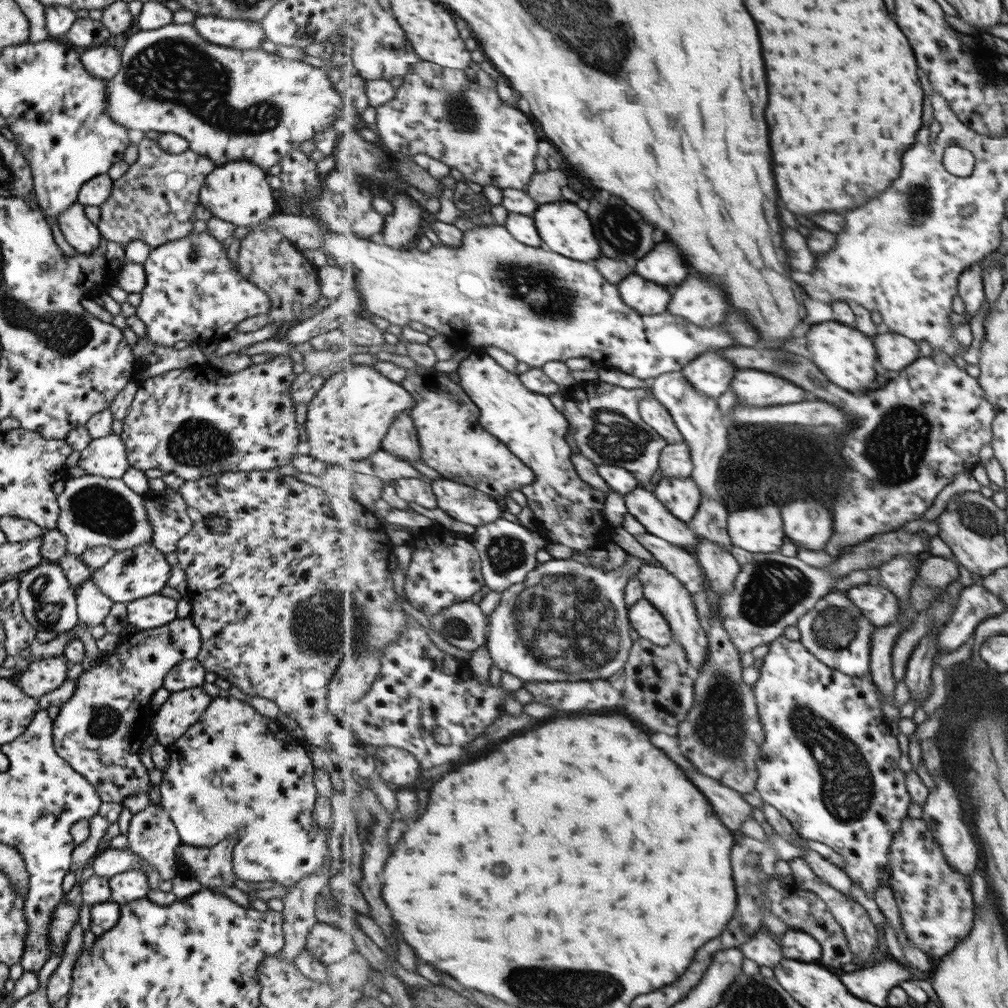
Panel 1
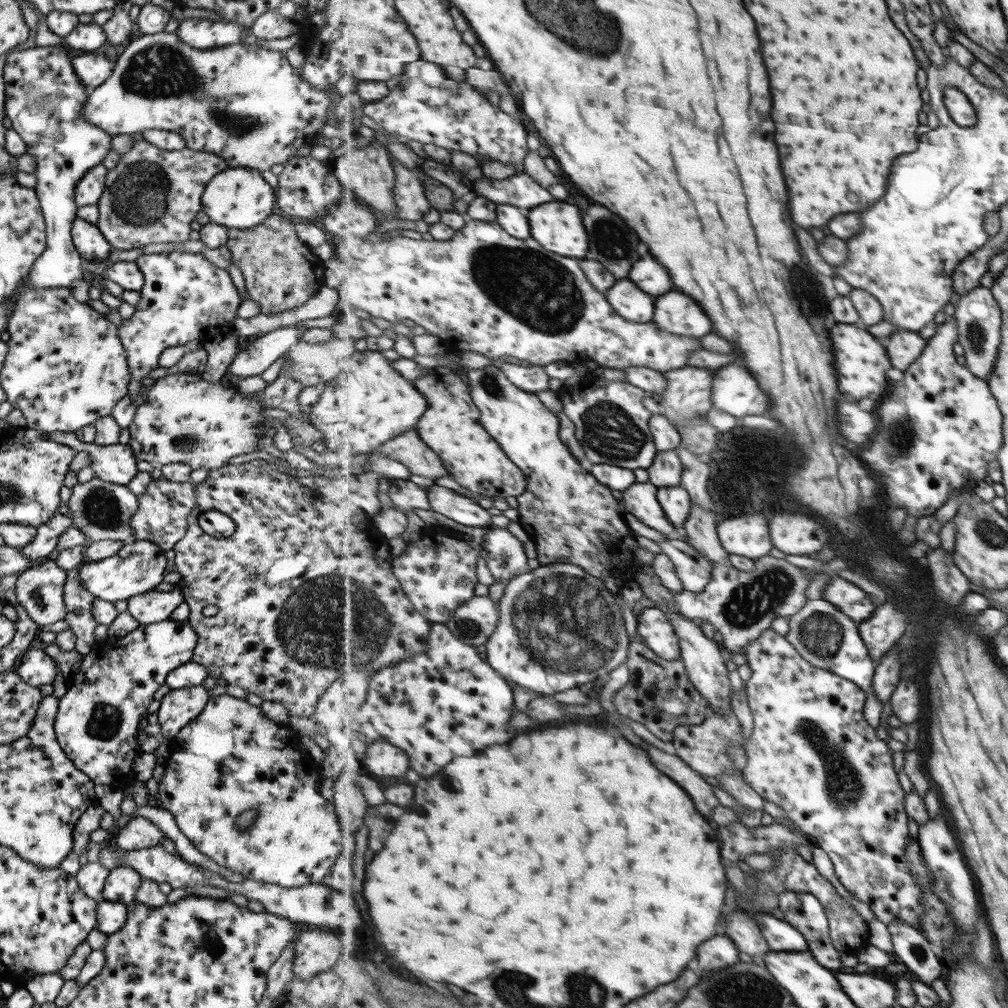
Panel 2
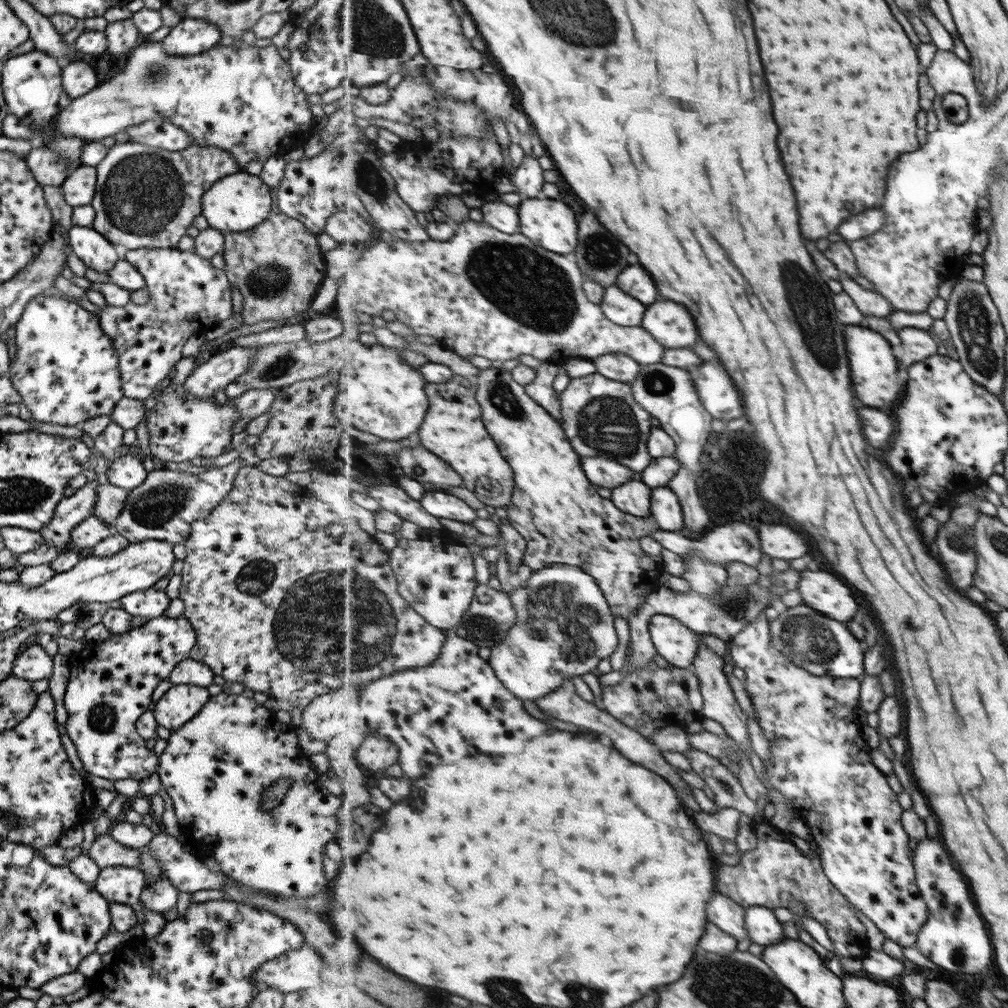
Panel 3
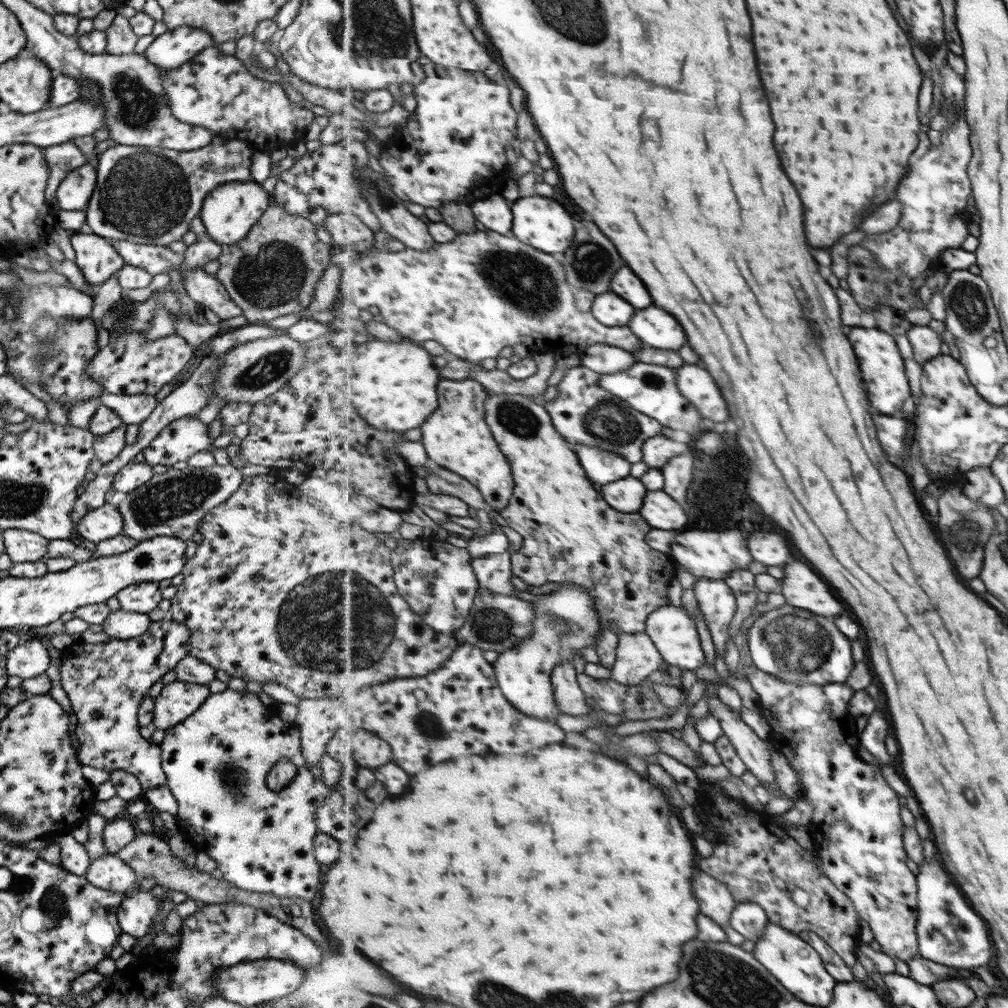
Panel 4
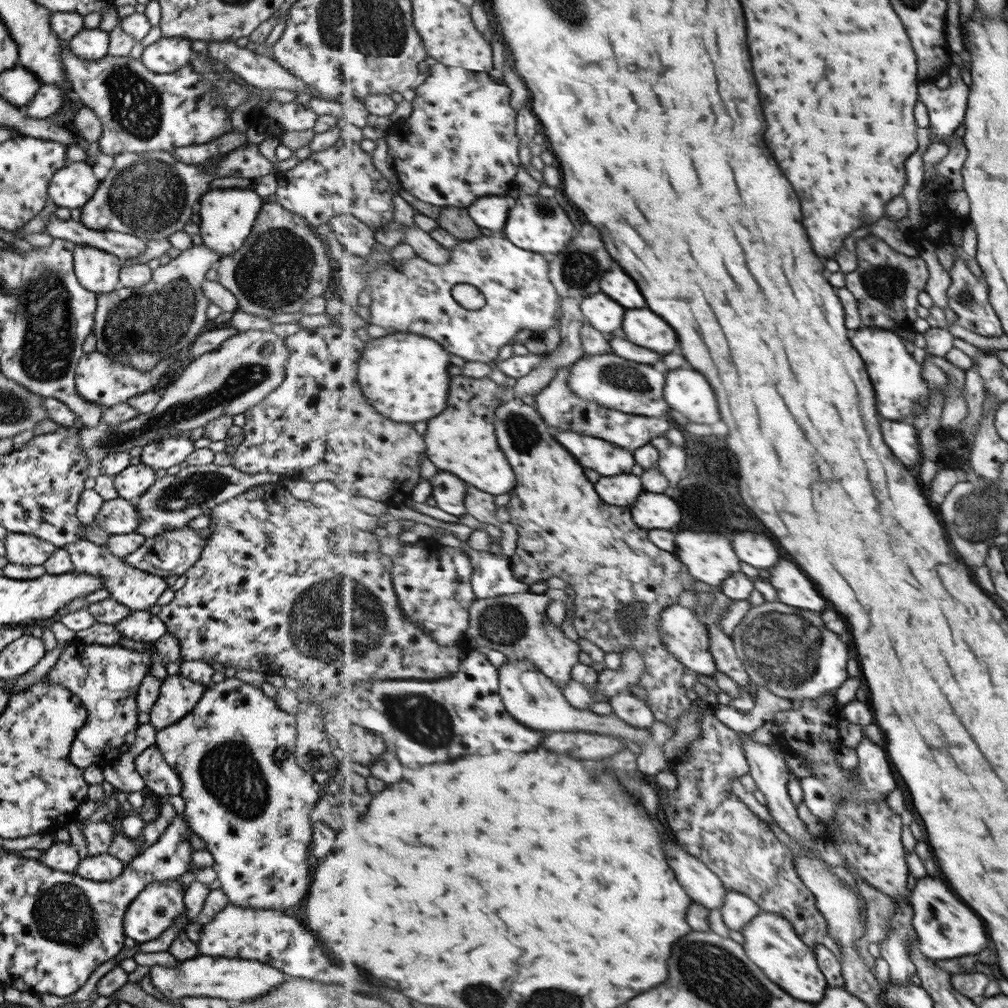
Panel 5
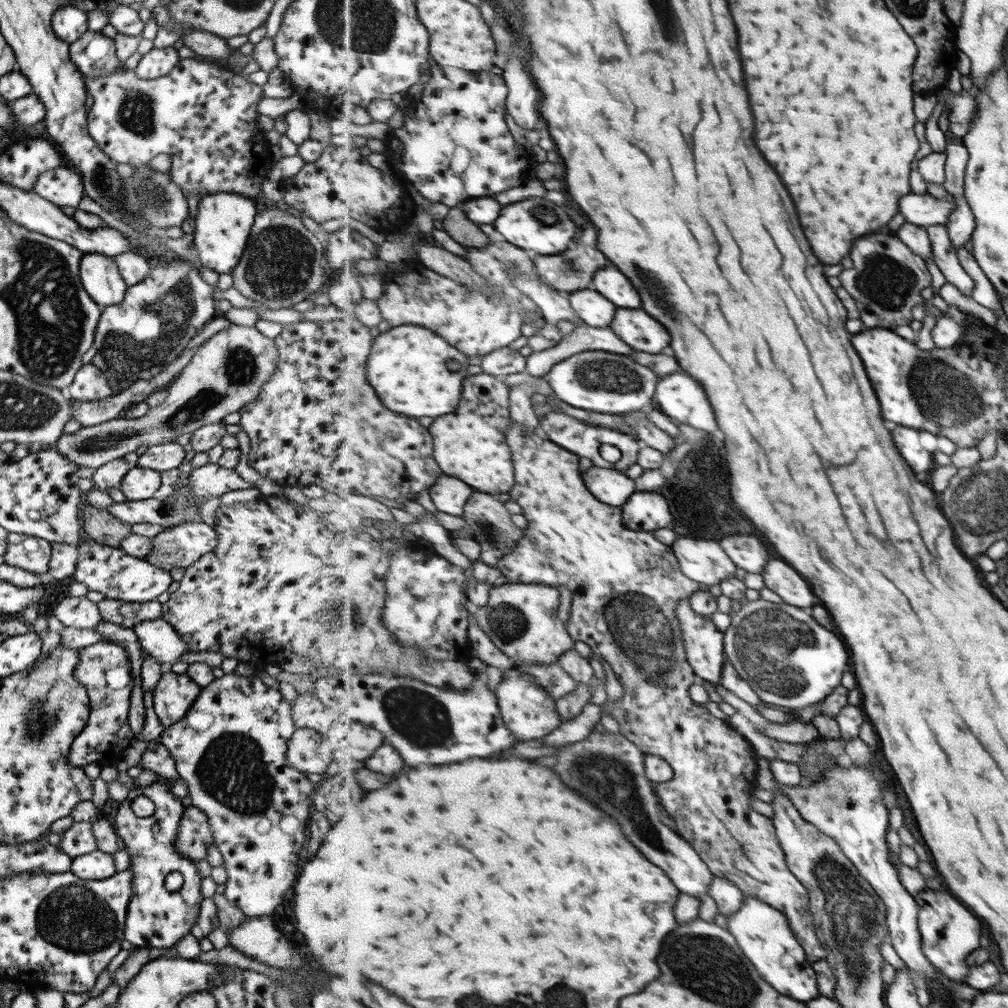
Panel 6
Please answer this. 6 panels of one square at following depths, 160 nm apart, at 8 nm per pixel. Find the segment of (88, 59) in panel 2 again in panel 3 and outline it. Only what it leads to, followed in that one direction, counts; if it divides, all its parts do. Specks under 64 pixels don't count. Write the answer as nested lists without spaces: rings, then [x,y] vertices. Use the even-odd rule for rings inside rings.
[[[80,61],[70,62],[61,70],[62,89],[69,98],[83,96],[98,84],[94,70],[94,66]]]

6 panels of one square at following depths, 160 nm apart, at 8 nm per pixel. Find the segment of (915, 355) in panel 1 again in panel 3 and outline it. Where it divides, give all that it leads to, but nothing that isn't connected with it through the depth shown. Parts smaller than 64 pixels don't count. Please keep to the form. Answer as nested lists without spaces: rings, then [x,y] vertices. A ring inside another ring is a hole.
[[[904,328],[898,331],[904,355],[901,357],[901,367],[910,368],[913,364],[936,355],[939,346],[933,340],[933,334],[920,328]]]

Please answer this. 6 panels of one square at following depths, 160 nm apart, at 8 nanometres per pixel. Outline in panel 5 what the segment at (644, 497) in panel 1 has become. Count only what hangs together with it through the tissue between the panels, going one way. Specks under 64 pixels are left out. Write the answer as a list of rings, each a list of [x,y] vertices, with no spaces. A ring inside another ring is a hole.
[[[621,474],[613,478],[605,476],[595,486],[599,486],[599,494],[603,494],[603,500],[615,506],[633,506],[643,494],[642,479],[635,474]]]

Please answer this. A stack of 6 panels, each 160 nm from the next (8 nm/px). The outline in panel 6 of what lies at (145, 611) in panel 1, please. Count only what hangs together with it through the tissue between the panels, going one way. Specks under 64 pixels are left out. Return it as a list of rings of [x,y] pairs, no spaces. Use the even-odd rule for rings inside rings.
[[[80,542],[76,550],[74,580],[84,584],[88,590],[101,592],[105,599],[139,603],[156,601],[157,596],[165,592],[171,584],[168,570],[153,566],[143,559],[131,557],[120,549],[92,542]]]

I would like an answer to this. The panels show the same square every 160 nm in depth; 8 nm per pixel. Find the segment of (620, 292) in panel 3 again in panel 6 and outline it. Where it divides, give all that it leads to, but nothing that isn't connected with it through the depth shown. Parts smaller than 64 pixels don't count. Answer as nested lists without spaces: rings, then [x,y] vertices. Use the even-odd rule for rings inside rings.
[[[594,288],[569,293],[571,304],[587,325],[609,328],[615,320],[617,305]]]

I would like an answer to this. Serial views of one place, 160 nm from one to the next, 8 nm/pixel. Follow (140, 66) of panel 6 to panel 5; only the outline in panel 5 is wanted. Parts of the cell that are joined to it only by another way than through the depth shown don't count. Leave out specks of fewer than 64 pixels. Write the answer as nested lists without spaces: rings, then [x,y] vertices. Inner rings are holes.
[[[159,38],[144,47],[141,64],[153,74],[170,74],[190,63],[194,52],[187,38]]]

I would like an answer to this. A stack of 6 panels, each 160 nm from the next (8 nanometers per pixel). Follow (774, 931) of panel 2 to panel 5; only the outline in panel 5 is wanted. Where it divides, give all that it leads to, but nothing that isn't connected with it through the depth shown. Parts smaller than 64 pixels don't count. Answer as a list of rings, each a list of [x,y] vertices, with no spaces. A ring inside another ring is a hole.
[[[729,890],[726,902],[721,908],[724,924],[730,930],[740,931],[750,920],[753,920],[760,912],[761,907],[750,896],[741,892]]]

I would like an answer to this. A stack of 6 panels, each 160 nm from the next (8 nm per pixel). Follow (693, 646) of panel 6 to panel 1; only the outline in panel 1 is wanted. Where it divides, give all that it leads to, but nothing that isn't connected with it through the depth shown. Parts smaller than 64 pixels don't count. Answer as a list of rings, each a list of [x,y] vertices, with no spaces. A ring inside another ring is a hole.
[[[645,598],[636,602],[630,609],[630,623],[643,638],[657,646],[667,646],[673,642],[670,622],[650,600]]]

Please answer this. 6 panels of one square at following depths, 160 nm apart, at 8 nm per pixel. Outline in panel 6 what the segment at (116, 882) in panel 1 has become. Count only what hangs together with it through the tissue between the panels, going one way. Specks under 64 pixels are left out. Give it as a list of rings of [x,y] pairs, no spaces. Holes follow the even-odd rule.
[[[97,849],[73,858],[69,871],[83,880],[103,880],[116,873],[111,855]]]

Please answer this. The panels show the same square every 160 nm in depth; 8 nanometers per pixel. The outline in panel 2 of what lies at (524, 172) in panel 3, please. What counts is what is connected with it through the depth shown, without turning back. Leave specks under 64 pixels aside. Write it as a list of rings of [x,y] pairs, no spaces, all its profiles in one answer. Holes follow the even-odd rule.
[[[524,172],[502,180],[490,180],[480,176],[474,179],[471,186],[471,192],[476,197],[489,198],[496,204],[510,204],[519,209],[525,208],[525,210],[557,200],[552,192],[547,192],[547,190]]]

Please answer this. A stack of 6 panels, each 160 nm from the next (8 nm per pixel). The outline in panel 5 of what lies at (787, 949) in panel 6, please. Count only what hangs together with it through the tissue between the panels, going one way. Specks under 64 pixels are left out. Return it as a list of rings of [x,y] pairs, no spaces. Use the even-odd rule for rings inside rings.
[[[762,910],[744,926],[741,934],[745,938],[744,949],[747,954],[751,954],[751,960],[763,968],[773,982],[779,982],[783,990],[805,1002],[821,1002],[825,998],[828,984],[825,974],[819,968],[818,955],[803,942],[790,919]]]

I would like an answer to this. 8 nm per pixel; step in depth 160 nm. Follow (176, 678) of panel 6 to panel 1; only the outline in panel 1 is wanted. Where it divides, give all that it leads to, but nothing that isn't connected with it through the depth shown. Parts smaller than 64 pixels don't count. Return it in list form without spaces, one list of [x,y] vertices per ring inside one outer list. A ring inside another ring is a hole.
[[[191,687],[170,693],[155,712],[152,728],[156,742],[167,747],[199,720],[212,696],[202,687]]]

